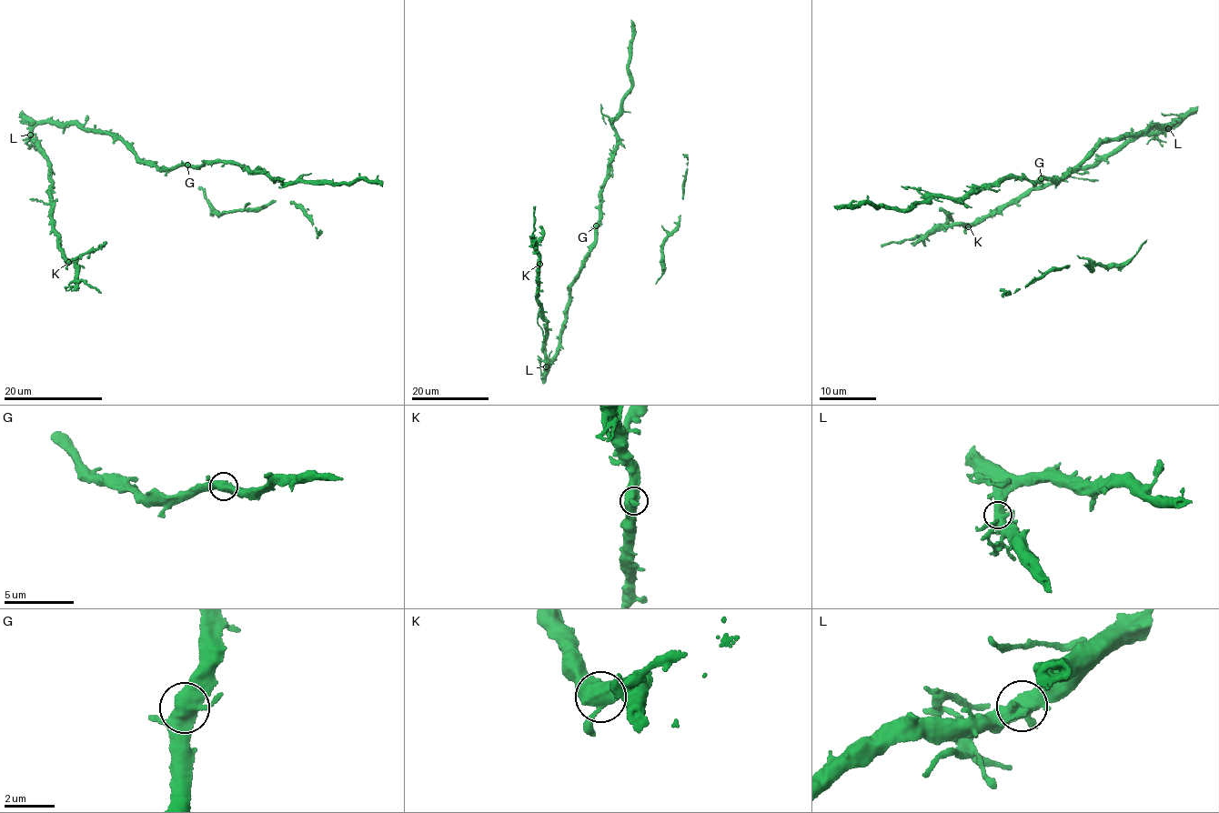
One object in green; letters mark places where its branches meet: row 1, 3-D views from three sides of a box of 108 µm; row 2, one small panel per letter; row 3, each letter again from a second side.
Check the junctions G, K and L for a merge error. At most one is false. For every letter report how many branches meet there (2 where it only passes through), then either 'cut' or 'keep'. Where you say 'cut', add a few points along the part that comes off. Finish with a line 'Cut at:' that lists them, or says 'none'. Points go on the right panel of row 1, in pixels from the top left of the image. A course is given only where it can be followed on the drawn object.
G: 3 branches meet; keep
K: 3 branches meet; keep
L: 3 branches meet; keep
Cut at: none

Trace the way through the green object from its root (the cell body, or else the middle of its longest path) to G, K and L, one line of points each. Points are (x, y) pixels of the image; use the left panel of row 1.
G: (108, 135), (127, 145), (135, 155), (156, 168), (167, 169), (187, 165)
K: (108, 135), (56, 121), (43, 121), (32, 130), (51, 162), (54, 227), (68, 262)
L: (108, 135), (56, 121), (43, 121), (35, 125), (30, 135)

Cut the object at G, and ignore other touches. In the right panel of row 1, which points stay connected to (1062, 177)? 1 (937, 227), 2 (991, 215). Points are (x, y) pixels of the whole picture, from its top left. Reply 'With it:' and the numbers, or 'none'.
With it: 1, 2

